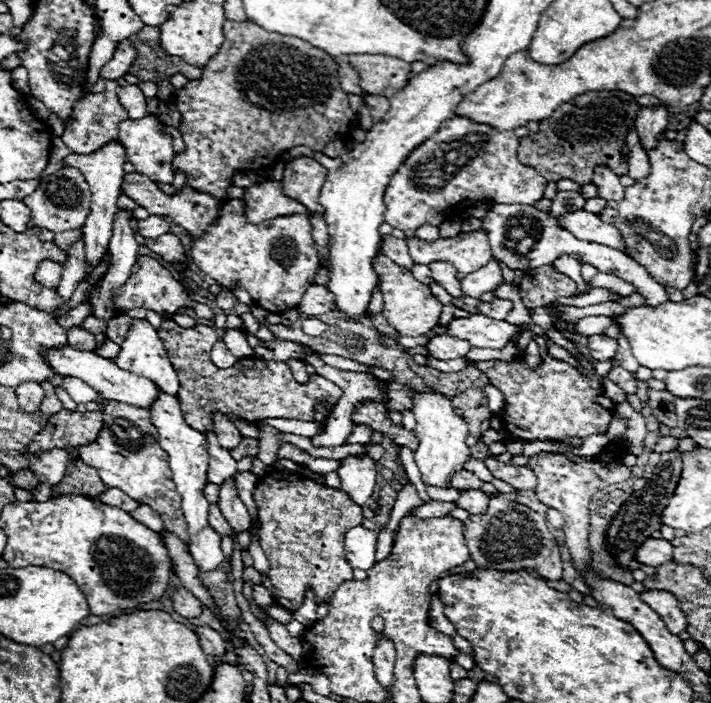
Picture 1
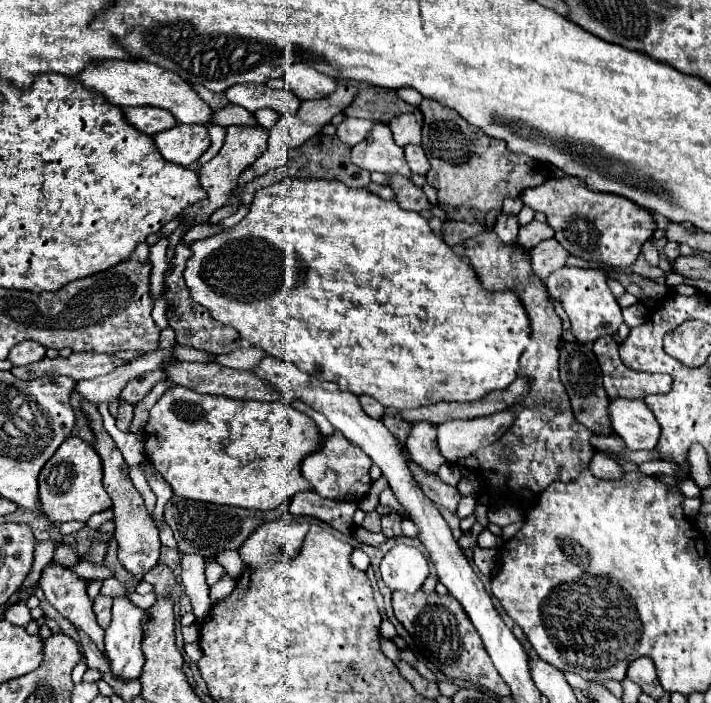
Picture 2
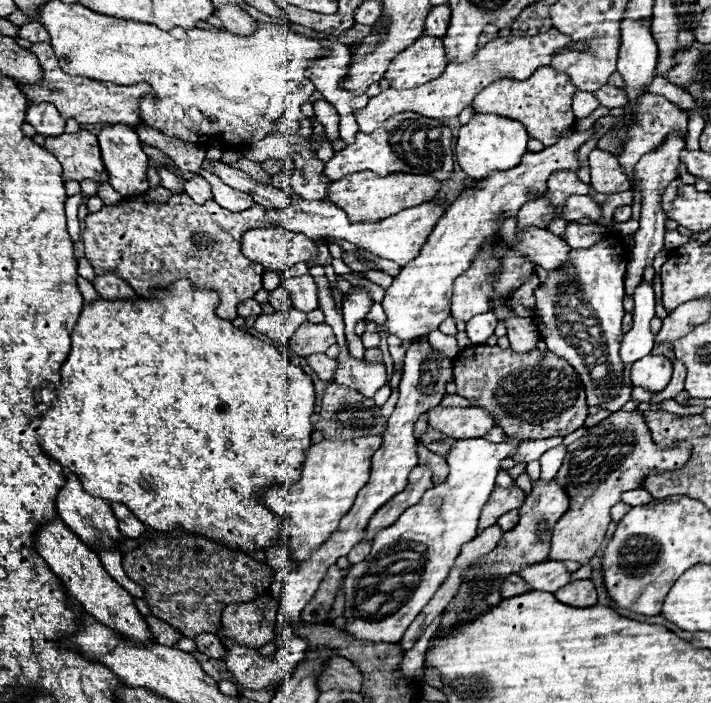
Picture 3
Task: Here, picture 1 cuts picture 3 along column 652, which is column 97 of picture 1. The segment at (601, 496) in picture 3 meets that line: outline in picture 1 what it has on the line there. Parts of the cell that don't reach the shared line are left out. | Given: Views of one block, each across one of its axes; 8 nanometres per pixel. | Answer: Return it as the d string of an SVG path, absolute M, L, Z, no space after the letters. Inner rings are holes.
M110 400L104 406L104 428L100 432L98 444L82 446L80 458L84 464L96 468L106 486L120 488L134 496L140 504L148 504L152 510L160 512L164 530L170 530L188 542L186 522L180 508L180 494L172 482L168 454L158 444L158 430L150 422L150 412L146 408L130 408L128 404Z

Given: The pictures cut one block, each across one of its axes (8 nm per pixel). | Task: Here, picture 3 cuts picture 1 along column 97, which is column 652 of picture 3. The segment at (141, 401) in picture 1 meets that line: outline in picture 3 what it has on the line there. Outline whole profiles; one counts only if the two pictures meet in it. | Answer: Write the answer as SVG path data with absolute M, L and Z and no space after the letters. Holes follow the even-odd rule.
M648 354L632 364L630 376L634 386L642 386L652 392L662 392L672 376L672 360L660 354Z

